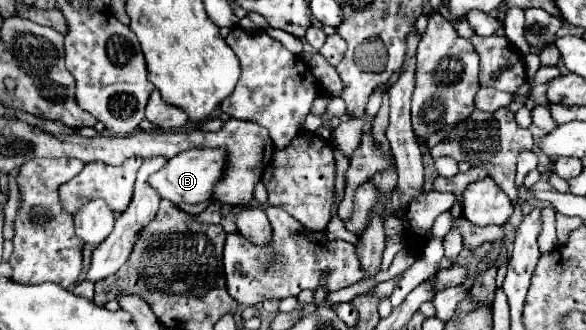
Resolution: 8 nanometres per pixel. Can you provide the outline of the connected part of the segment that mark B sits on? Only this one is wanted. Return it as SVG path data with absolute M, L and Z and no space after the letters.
M191 148L167 162L165 168L155 172L149 180L153 188L161 194L161 198L177 204L177 202L207 202L213 198L215 184L221 182L221 176L225 174L225 164L227 164L227 152L225 148Z

